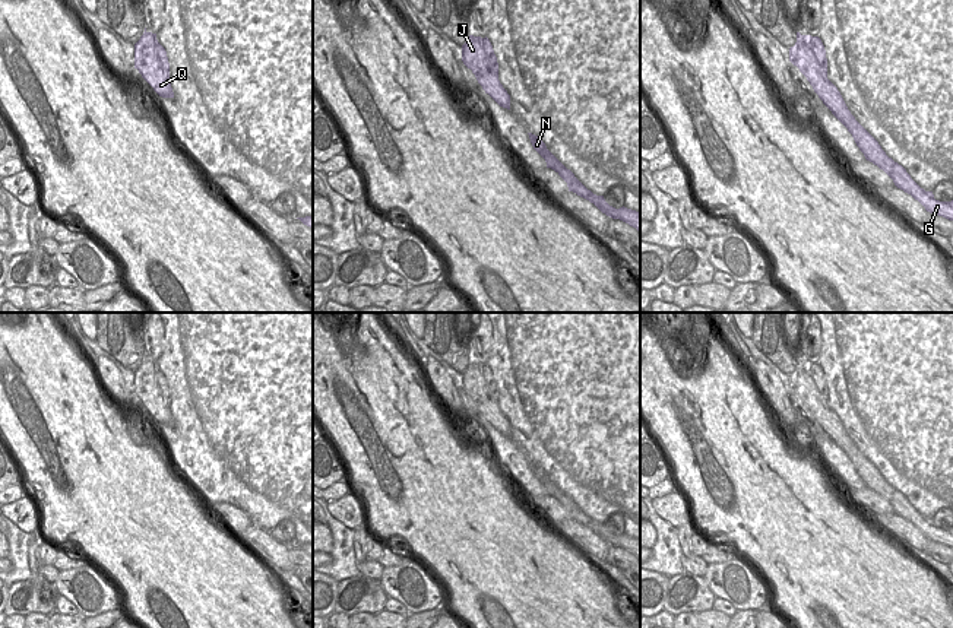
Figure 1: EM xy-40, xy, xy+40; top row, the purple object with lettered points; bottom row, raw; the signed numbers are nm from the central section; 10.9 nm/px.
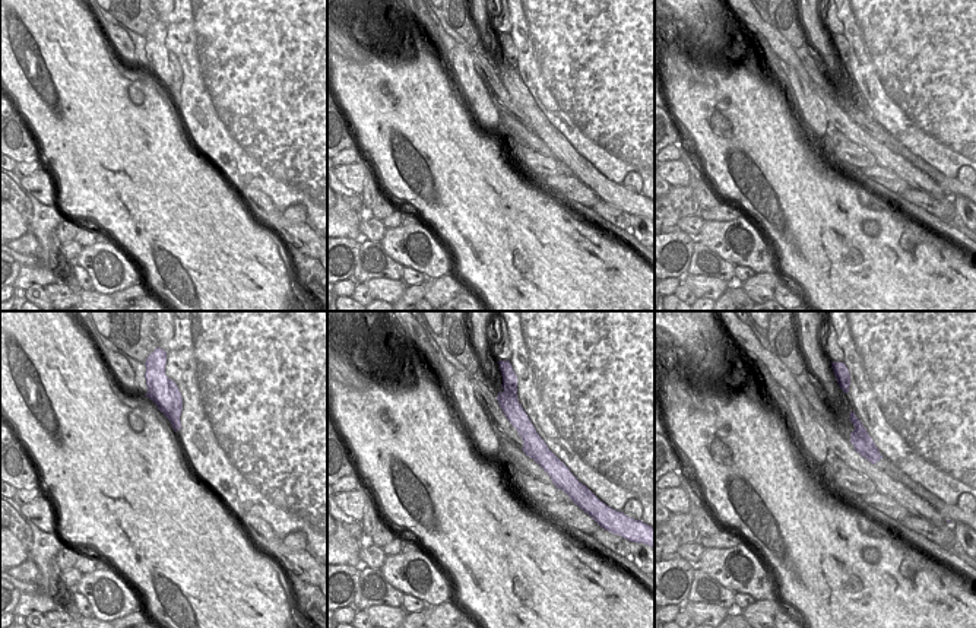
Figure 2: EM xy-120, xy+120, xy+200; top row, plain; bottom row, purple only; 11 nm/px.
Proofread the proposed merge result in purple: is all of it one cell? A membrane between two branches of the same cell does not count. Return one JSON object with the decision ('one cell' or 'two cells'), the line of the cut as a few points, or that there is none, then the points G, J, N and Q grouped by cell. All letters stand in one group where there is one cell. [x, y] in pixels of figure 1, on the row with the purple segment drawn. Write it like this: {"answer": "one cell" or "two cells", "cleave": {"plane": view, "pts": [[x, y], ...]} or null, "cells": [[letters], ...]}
{"answer": "two cells", "cleave": {"plane": "xy", "pts": [[481, 38], [491, 95]]}, "cells": [["G", "J", "N"], ["Q"]]}

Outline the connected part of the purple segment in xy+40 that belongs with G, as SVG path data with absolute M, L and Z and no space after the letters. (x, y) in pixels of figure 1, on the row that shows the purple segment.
M797 32L797 42L789 48L789 61L819 86L817 95L832 114L848 129L865 159L883 169L895 185L918 200L927 212L953 221L953 200L940 202L933 191L921 188L906 172L906 169L886 155L878 142L855 120L848 110L838 88L827 79L810 47L811 35Z

